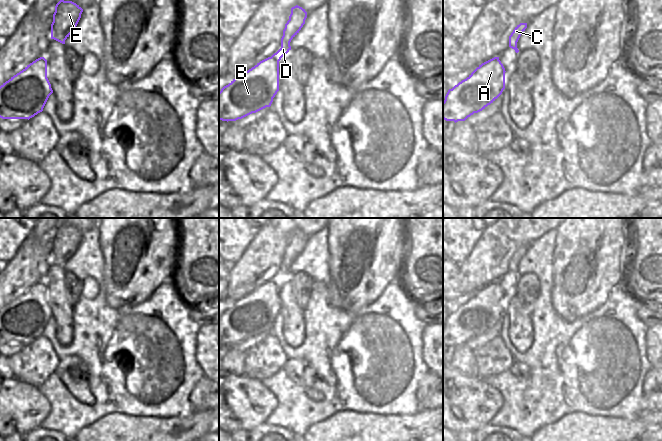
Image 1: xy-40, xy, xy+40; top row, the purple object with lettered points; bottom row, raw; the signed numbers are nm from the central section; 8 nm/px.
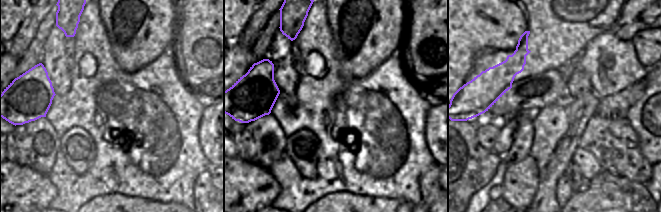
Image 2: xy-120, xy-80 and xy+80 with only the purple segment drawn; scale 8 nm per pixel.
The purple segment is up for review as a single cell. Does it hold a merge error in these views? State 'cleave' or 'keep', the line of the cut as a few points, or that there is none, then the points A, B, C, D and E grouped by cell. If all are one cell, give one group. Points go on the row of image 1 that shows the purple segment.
cleave | xy (271, 56), (278, 61) | A B / C D E

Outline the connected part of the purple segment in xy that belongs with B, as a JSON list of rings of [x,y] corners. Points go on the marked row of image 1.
[[[268,57],[219,92],[219,120],[236,121],[270,107],[279,91],[279,61]]]

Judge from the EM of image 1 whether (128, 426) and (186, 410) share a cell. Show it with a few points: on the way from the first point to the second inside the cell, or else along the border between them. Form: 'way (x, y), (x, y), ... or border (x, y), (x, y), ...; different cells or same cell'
border (139, 416), (182, 418), (187, 416); different cells

